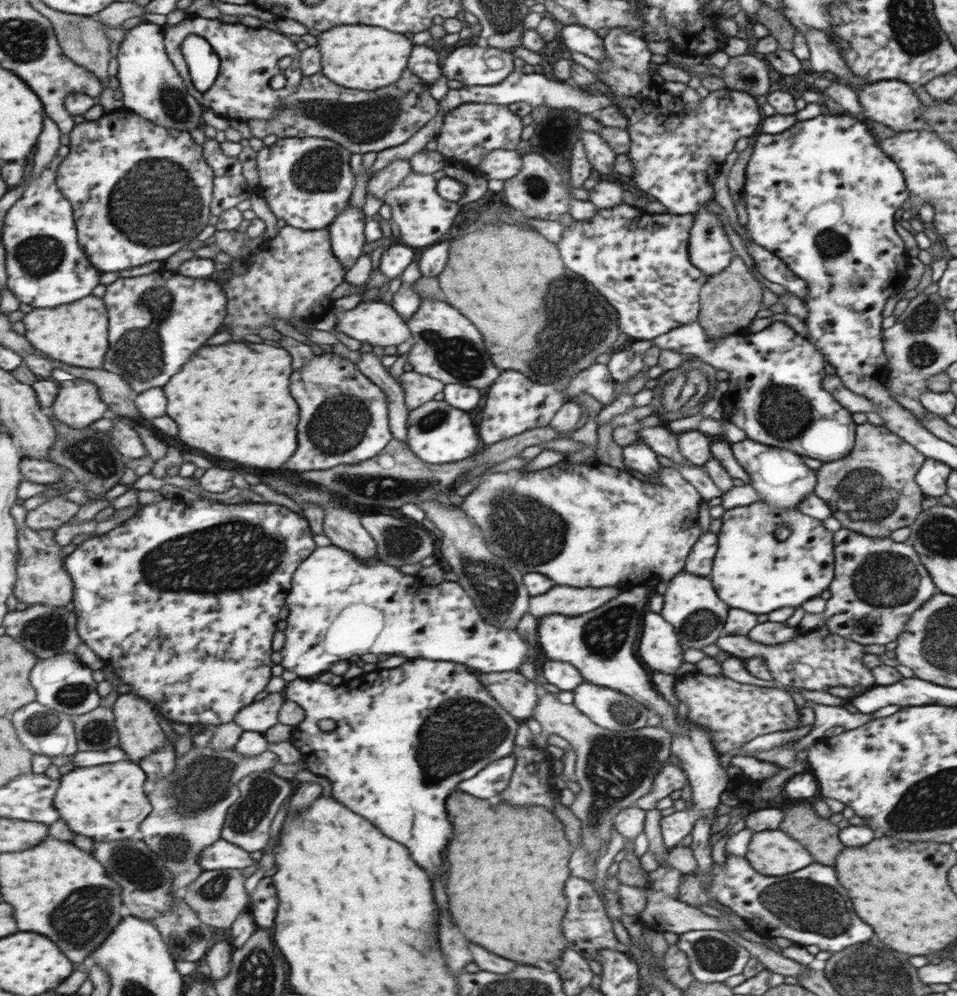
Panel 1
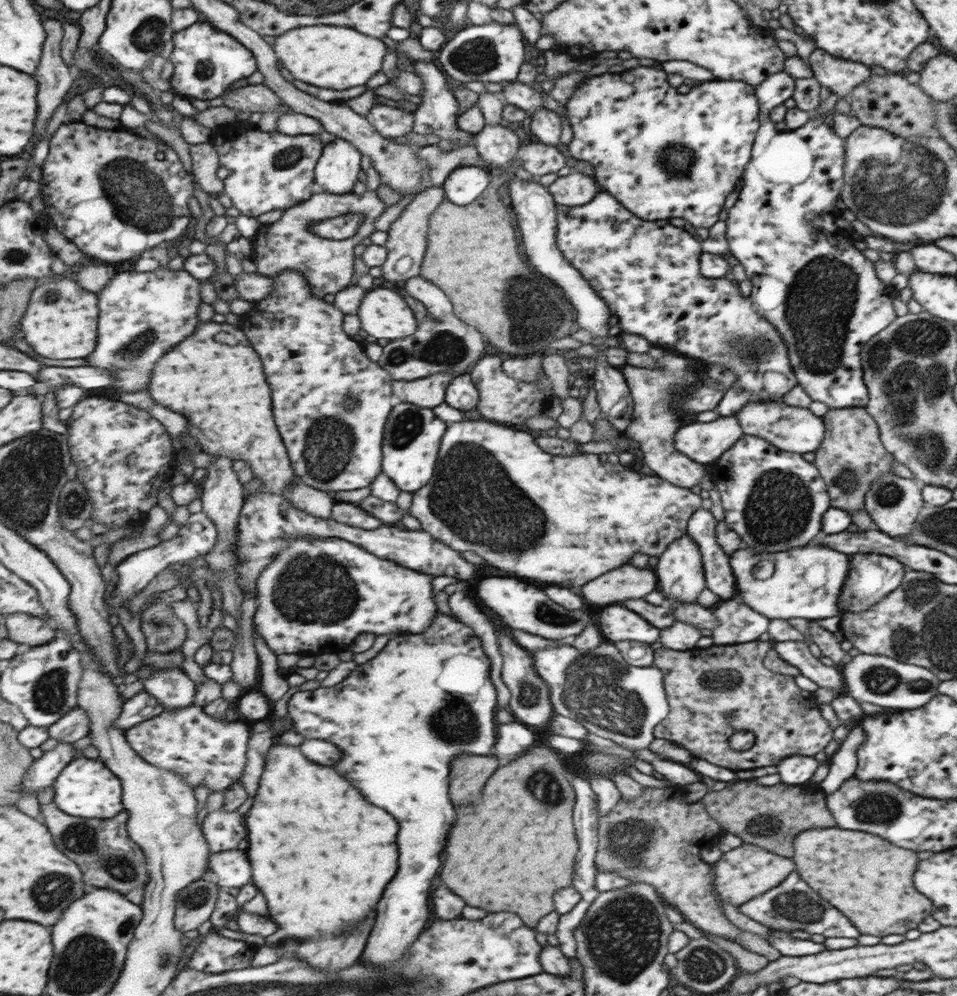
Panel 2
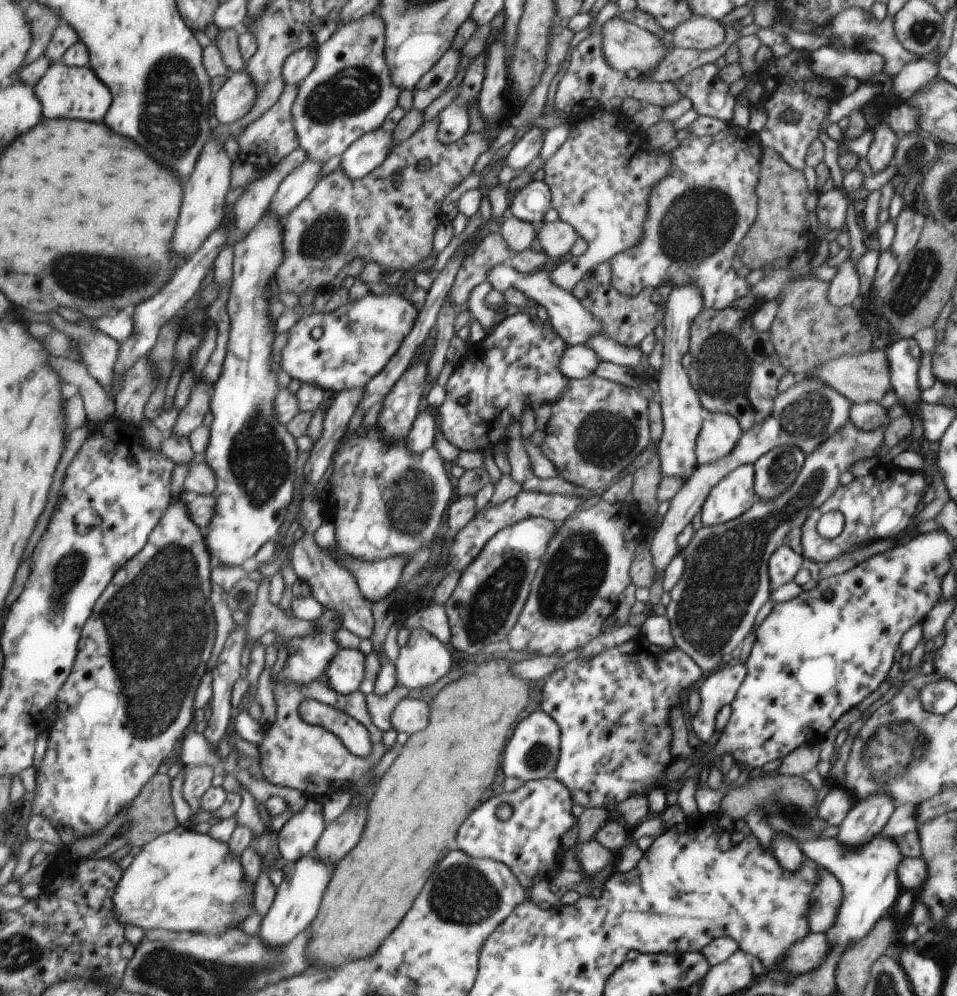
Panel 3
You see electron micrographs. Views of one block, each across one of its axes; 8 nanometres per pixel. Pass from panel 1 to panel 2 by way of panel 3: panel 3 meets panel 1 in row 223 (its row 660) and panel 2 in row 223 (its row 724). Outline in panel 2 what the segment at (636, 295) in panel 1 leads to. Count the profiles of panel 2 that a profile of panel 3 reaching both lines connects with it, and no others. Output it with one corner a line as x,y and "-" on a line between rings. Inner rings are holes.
603,189
596,193
590,202
583,204
583,206
567,207
558,205
557,221
559,222
557,246
563,252
564,256
572,262
572,266
576,266
584,278
592,282
593,289
600,294
600,298
604,299
604,302
608,304
611,310
615,310
618,317
617,333
630,332
645,338
652,345
659,346
660,348
662,346
664,348
672,348
672,352
675,354
696,359
704,369
714,364
723,364
724,368
731,370
734,375
732,388
725,391
722,400
715,408
720,417
736,416
736,414
743,410
743,406
746,406
749,402
774,401
774,398
784,396
786,392
790,392
796,386
796,377
798,375
795,373
795,367
792,366
789,348
780,331
775,326
772,326
772,323
768,322
768,319
755,310
754,304
750,302
750,298
742,294
742,290
740,290
735,281
727,280
726,277
708,278
701,274
701,266
698,266
700,250
698,252
694,250
694,248
700,248
700,242
690,232
686,232
684,227
676,228
676,226
672,226
670,222
664,222
664,220
650,221
642,219
638,215
632,214
632,211
620,203
615,195
611,195

